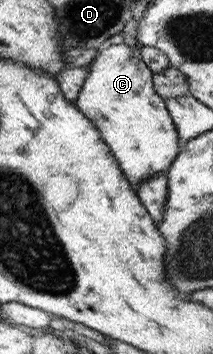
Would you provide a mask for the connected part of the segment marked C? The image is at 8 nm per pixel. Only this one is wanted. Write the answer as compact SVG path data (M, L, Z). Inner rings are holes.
M106 44L86 66L87 77L83 80L74 106L95 126L135 191L148 177L165 173L180 150L181 143L172 120L163 99L153 89L153 73L140 58L138 45Z

